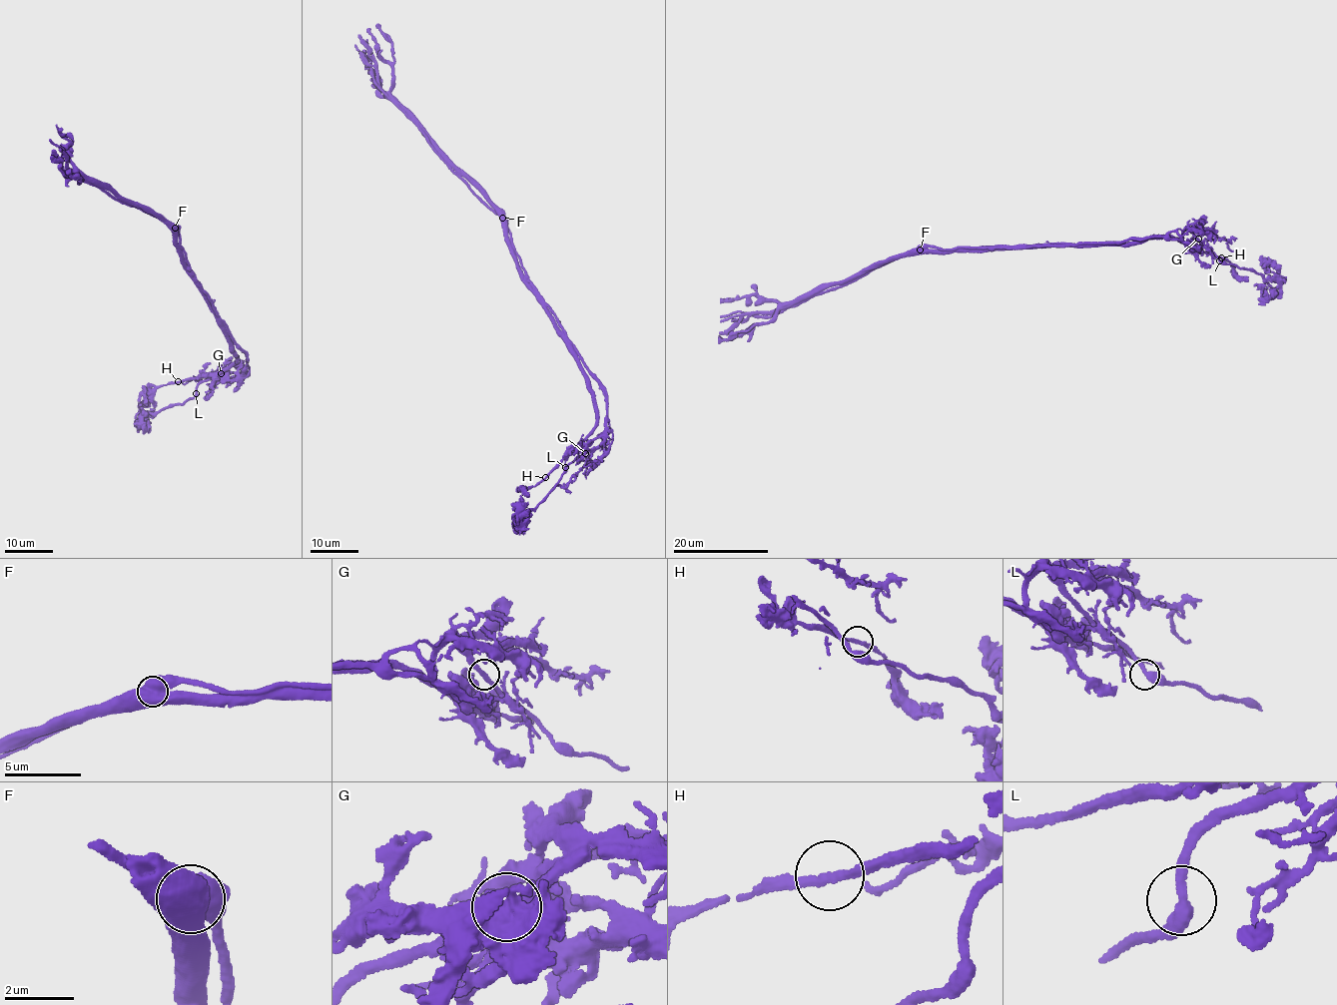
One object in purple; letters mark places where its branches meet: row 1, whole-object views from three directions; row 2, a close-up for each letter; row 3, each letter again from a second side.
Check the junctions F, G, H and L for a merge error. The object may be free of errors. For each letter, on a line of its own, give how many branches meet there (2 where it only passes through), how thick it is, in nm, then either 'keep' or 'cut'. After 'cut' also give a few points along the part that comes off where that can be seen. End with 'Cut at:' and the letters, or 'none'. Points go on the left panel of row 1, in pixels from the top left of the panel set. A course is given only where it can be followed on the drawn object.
F: 1 | 1100 nm | cut | (175, 228), (247, 362), (184, 403), (152, 416), (147, 396), (146, 405)
G: 2 | 280 nm | keep
H: 2 | 220 nm | keep
L: 2 | 400 nm | keep
Cut at: F

